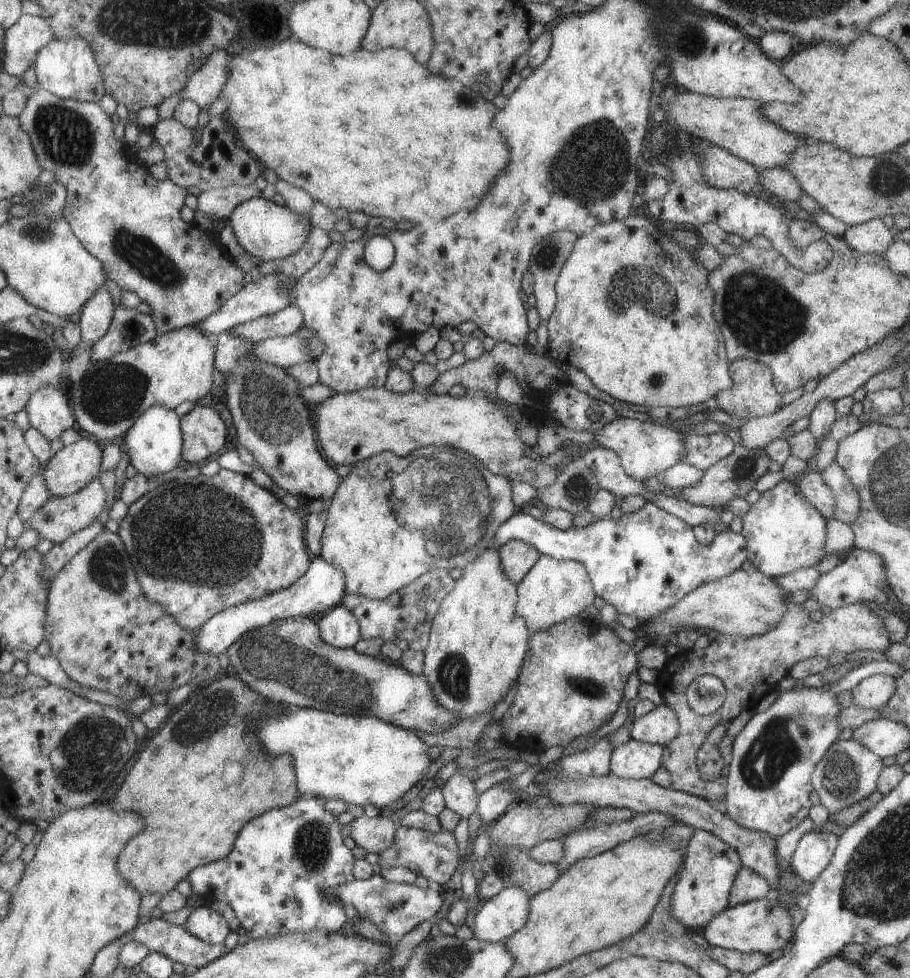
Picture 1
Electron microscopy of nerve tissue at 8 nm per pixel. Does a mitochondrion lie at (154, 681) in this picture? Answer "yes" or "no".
no

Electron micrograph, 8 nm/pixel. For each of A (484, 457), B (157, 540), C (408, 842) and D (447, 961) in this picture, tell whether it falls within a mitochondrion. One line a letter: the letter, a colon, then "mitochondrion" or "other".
A: mitochondrion
B: mitochondrion
C: other
D: mitochondrion

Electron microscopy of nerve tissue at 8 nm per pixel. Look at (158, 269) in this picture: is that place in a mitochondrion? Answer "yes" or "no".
yes

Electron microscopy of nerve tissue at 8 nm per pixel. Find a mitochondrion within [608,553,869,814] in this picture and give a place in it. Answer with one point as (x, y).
(786, 740)

